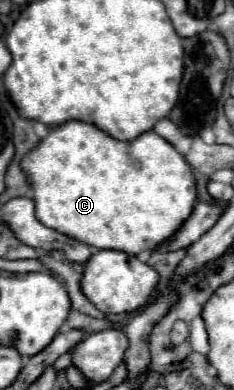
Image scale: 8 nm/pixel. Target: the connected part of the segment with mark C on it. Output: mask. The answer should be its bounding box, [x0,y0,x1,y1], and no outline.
[19,121,197,255]

